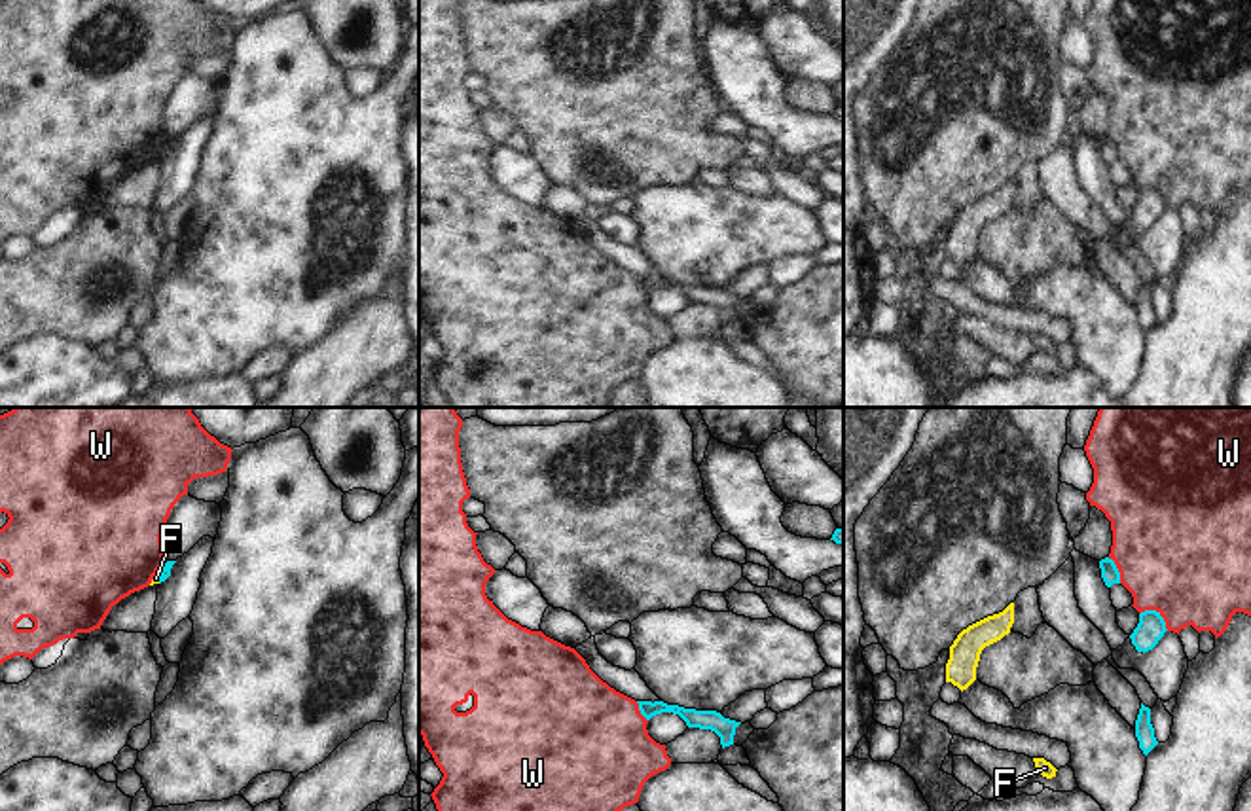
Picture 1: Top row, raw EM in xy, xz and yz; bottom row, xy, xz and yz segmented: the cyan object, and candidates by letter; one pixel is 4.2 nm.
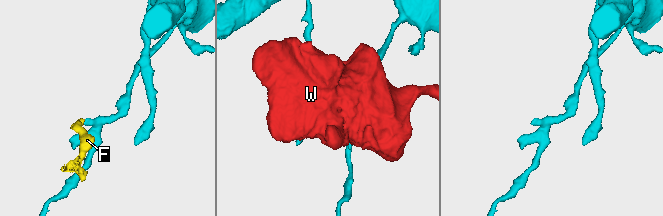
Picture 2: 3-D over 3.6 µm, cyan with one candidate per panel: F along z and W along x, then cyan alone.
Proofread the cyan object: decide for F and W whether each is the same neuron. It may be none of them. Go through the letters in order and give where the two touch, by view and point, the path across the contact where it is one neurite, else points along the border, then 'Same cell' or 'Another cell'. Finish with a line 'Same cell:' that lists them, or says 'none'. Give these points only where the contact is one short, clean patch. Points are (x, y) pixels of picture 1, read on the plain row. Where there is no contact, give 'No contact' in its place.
F: Touches cyan at xy (162, 150). Boundary: xy (163, 143), (158, 158). Another cell
W: Touches cyan at yz (1157, 188). Another cell
Same cell: none.

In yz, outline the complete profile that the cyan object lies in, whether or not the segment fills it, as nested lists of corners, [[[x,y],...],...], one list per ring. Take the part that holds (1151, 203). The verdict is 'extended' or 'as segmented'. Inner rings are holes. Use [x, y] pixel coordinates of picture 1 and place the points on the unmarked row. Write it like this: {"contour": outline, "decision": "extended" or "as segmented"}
{"contour": [[[1145,186],[1139,189],[1139,199],[1130,210],[1137,227],[1152,225],[1166,208],[1166,197],[1156,186]]], "decision": "as segmented"}

